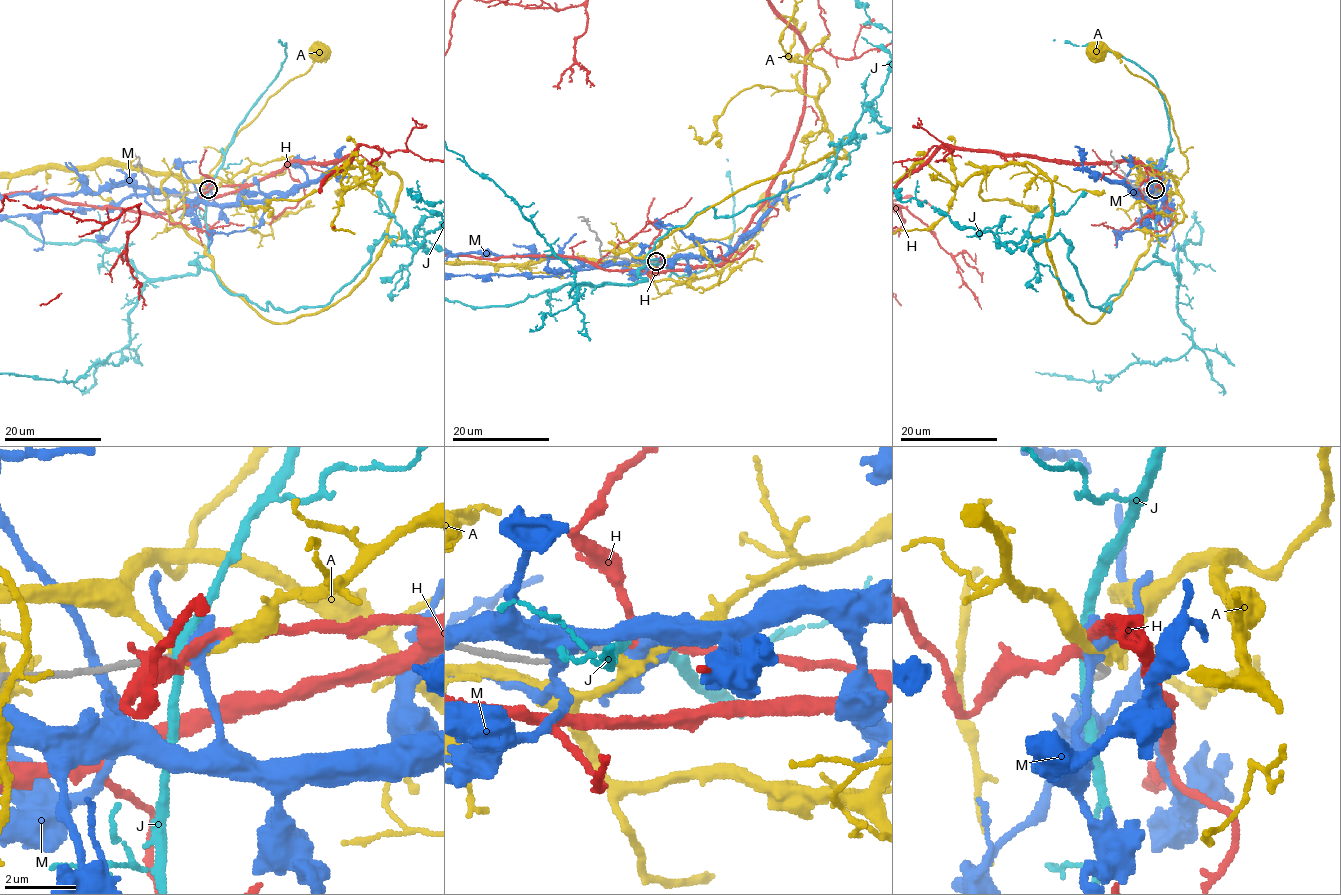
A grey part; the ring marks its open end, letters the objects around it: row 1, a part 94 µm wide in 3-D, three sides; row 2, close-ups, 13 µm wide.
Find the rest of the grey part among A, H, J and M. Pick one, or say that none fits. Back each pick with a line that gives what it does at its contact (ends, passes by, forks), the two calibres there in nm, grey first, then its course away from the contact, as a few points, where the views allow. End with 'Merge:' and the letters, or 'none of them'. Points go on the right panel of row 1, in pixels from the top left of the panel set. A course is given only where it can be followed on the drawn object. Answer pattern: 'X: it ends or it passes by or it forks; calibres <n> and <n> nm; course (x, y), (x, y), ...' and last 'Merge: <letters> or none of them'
H: it passes by; calibres 170 and 260 nm
Merge: H

